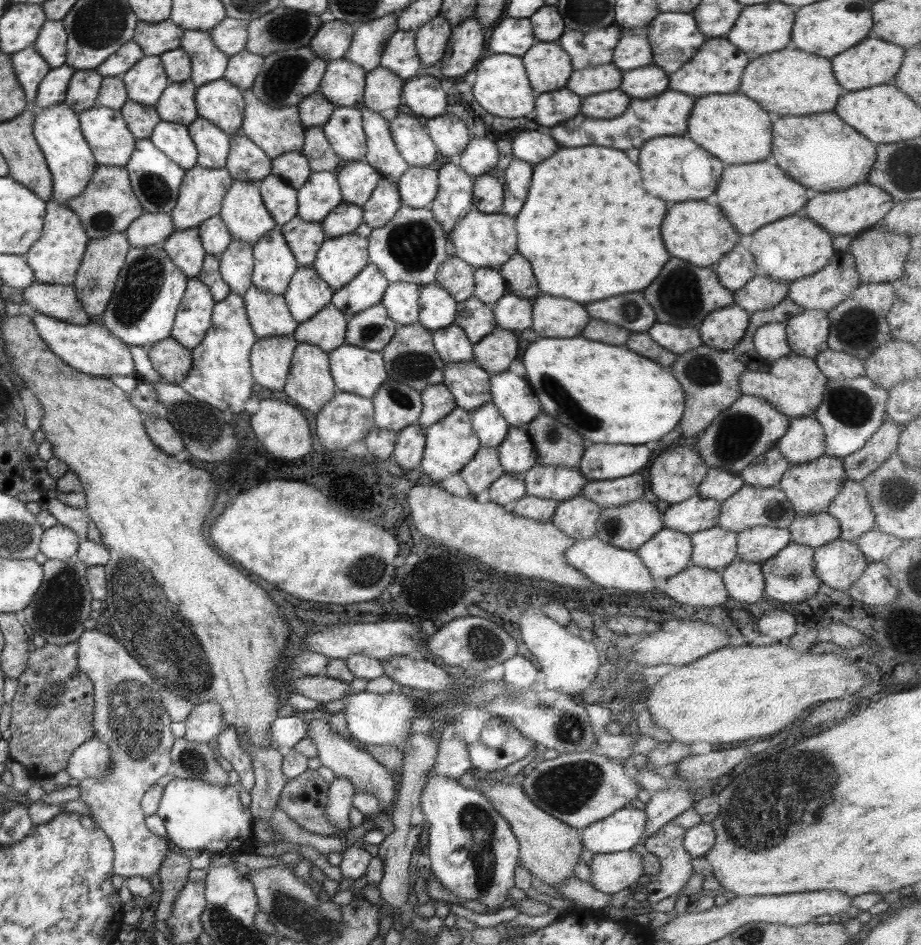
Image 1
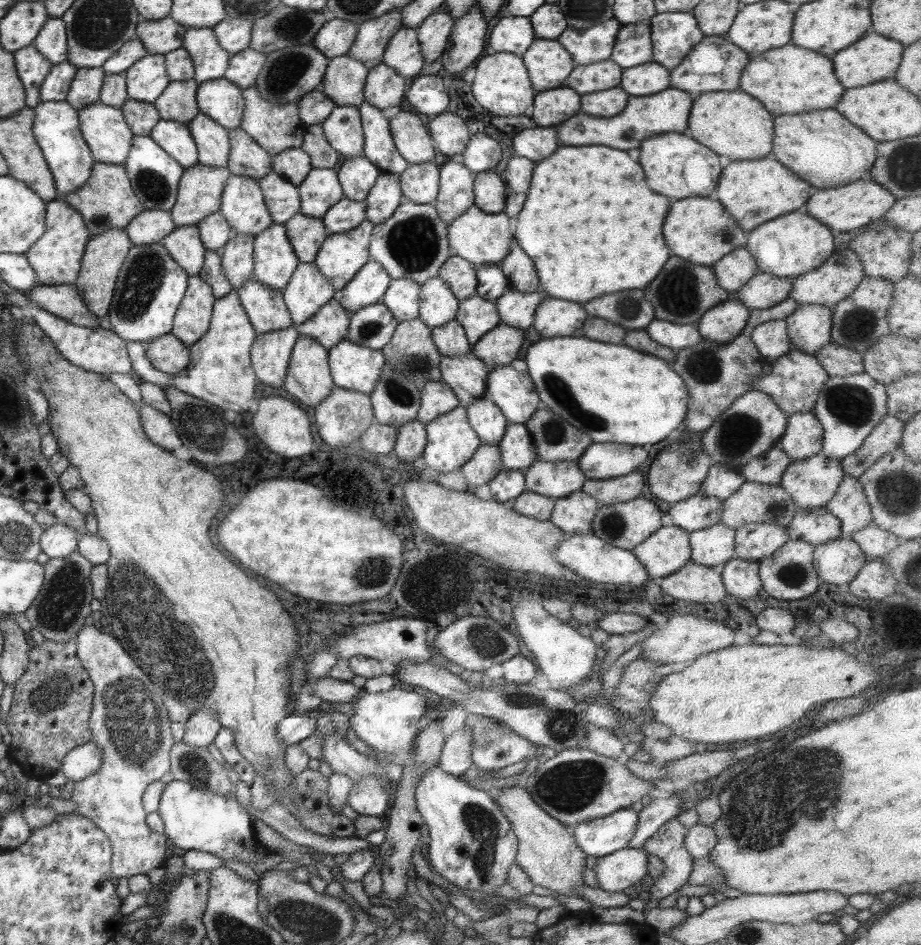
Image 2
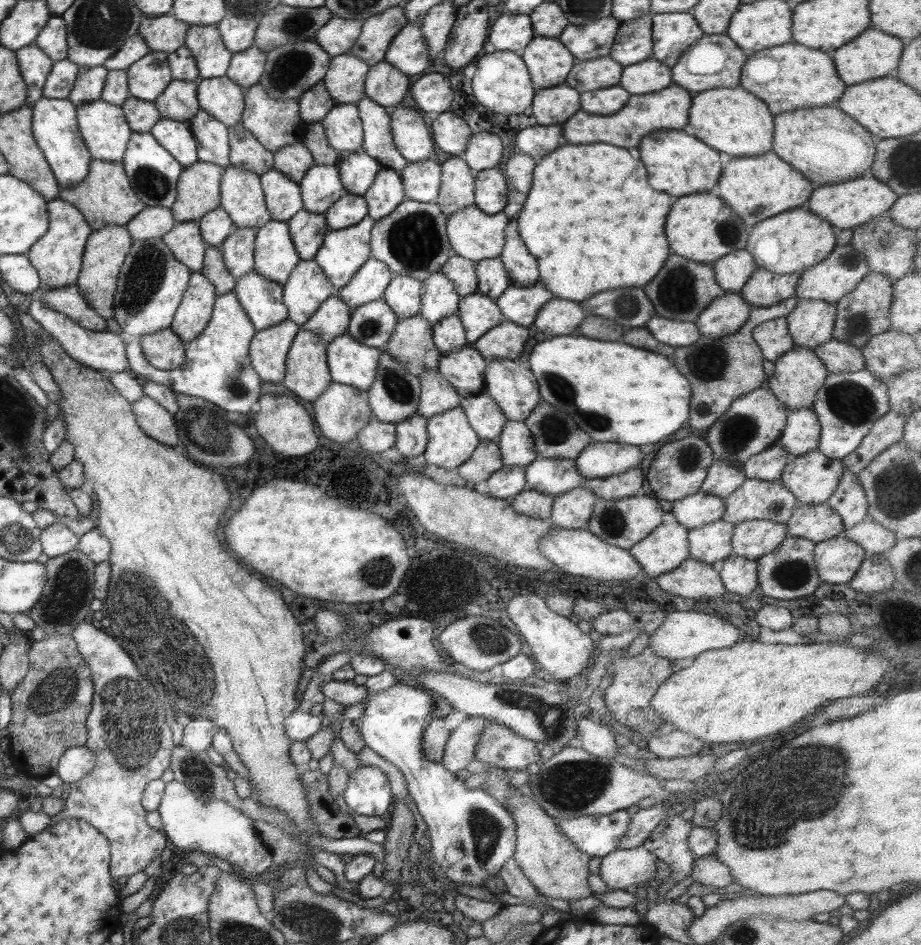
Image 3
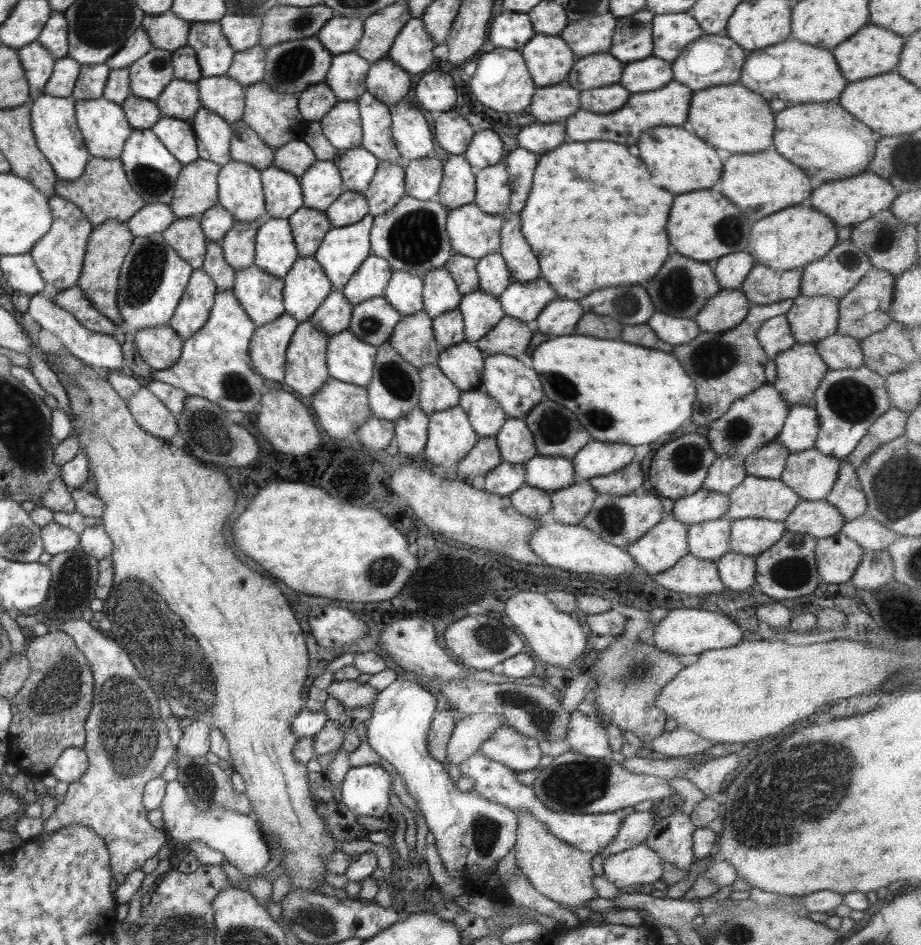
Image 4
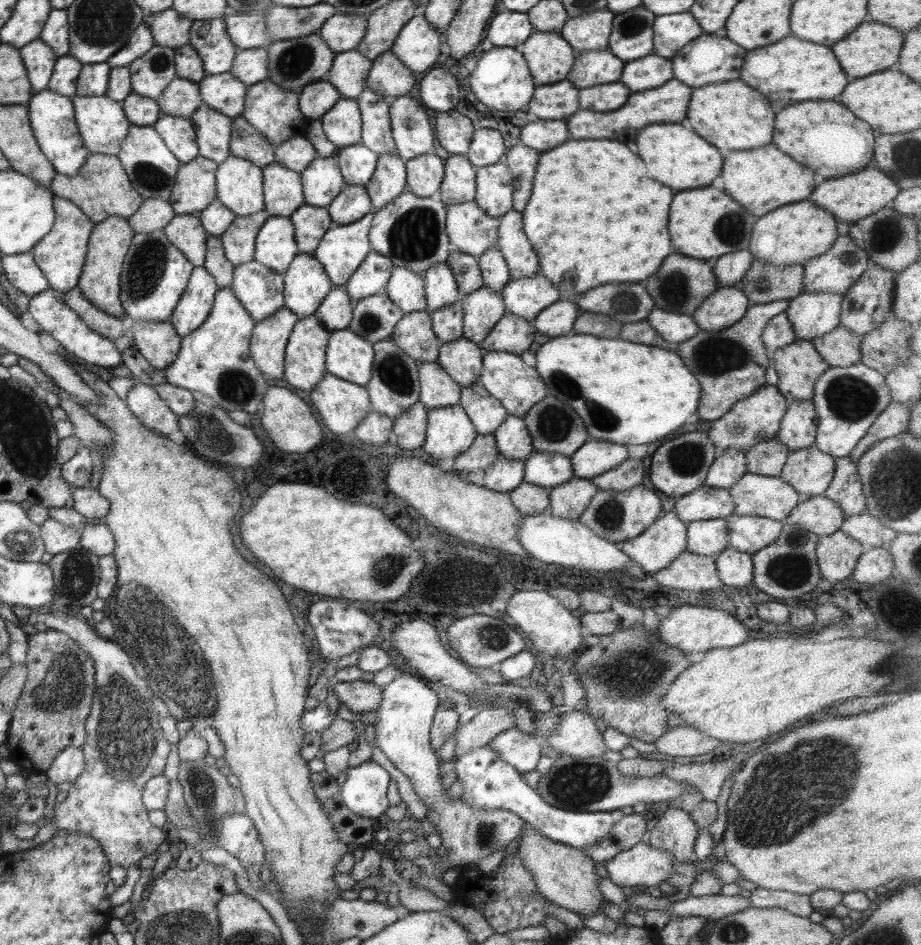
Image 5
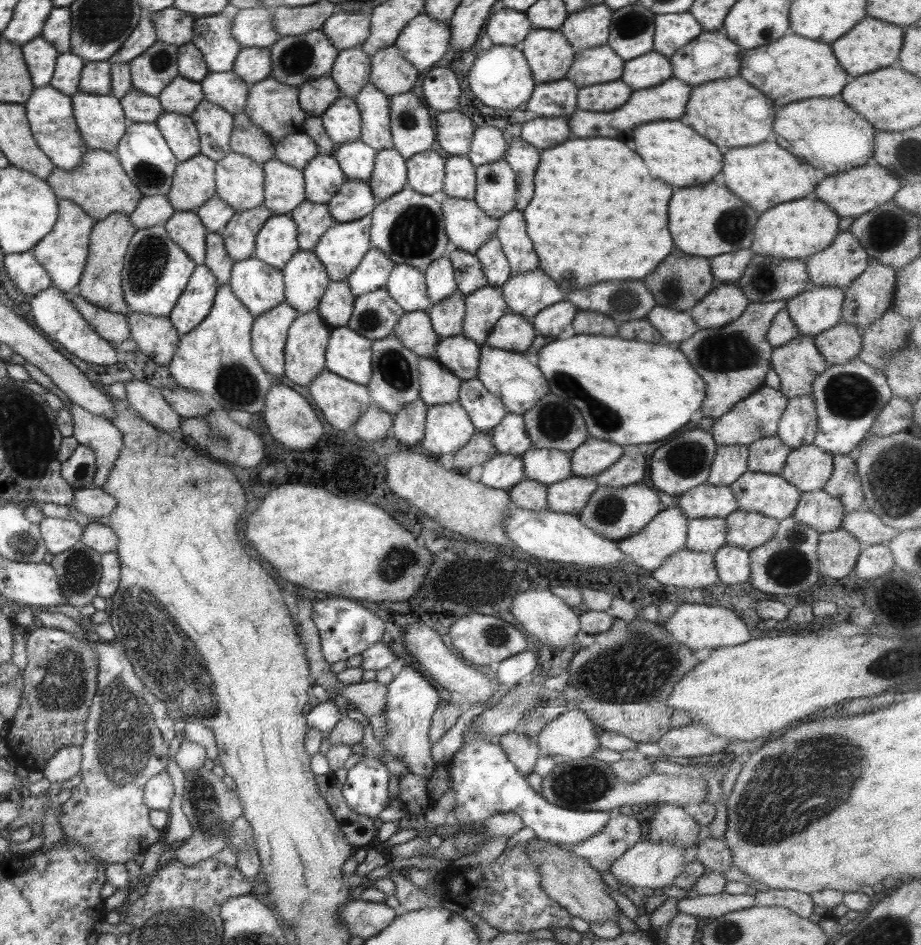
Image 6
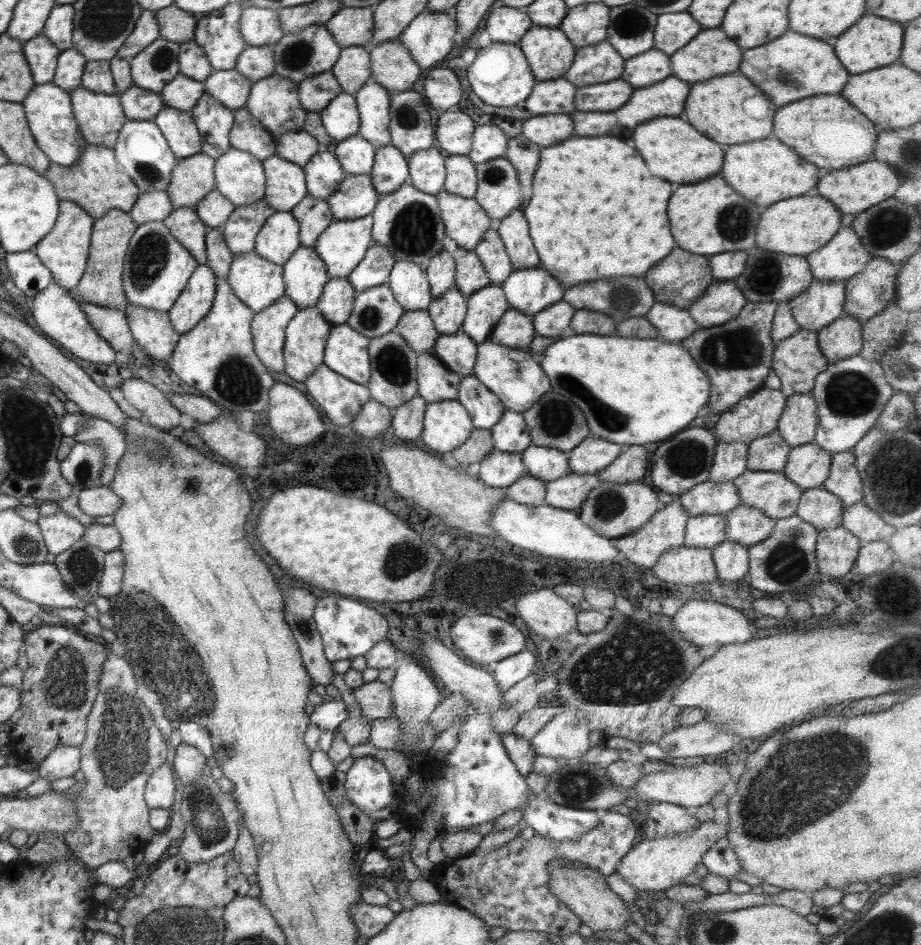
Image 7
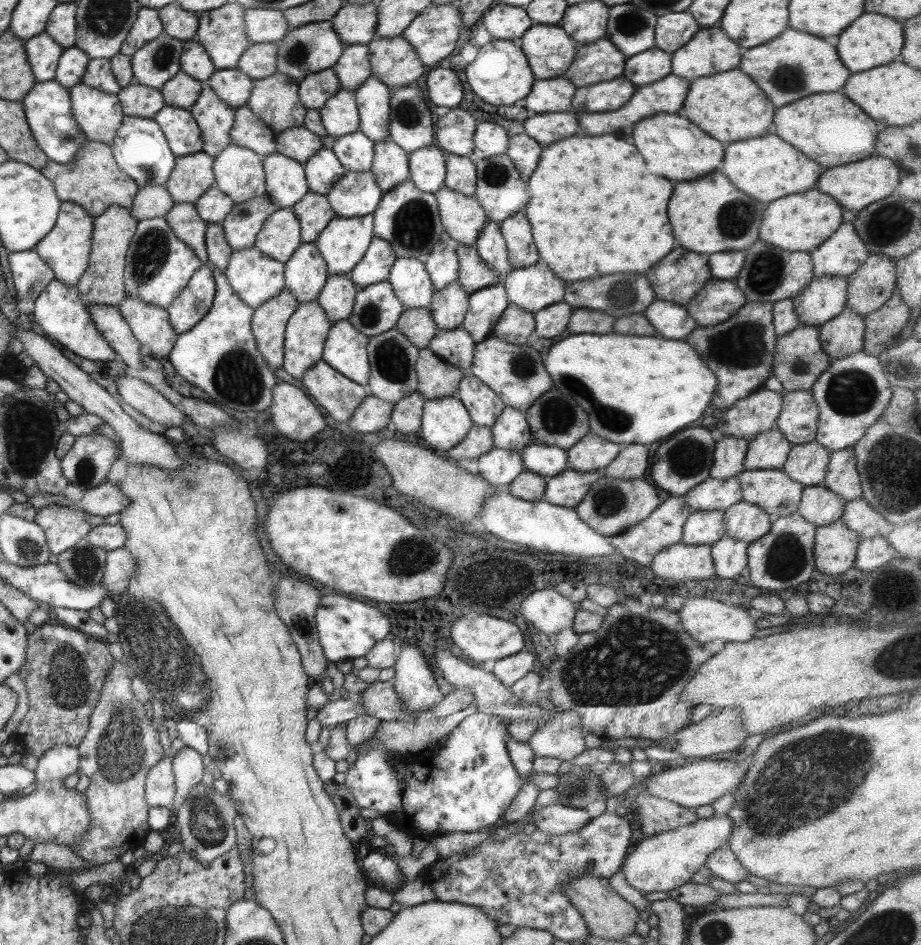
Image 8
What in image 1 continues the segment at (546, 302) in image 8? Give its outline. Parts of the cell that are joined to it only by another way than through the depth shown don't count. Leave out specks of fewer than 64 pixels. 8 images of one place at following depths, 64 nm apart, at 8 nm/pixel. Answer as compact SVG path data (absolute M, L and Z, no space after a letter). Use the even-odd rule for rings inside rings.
M505 293L495 301L491 311L495 316L496 328L519 333L531 326L531 306L533 298L519 298L511 293Z

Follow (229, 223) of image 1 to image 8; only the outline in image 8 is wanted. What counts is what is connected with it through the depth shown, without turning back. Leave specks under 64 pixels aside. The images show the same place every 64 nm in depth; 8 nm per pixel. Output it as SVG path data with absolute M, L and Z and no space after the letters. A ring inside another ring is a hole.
M229 143L213 159L214 182L234 203L264 194L262 159L253 151Z

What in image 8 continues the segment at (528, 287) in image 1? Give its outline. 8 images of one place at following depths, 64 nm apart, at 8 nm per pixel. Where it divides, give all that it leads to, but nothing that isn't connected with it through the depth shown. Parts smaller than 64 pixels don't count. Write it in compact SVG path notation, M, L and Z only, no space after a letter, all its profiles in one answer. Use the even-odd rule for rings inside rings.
M524 211L509 215L498 228L503 235L508 262L511 262L512 268L533 265L539 260L534 242L531 242L531 230Z

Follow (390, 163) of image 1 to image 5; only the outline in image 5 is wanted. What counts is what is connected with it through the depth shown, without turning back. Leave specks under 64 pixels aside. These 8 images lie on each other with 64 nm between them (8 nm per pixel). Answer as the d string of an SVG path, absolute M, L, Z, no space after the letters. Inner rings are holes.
M365 89L361 91L356 101L360 112L362 128L360 143L365 145L365 147L371 150L371 152L374 152L377 156L385 153L397 155L390 127L390 116L388 113L389 99L385 99L383 96L379 96L373 93L373 91Z

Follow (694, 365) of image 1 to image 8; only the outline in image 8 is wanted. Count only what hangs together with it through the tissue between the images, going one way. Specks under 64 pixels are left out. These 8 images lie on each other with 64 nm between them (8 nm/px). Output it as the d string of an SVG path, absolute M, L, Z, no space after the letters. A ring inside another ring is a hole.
M747 301L727 320L715 326L697 326L685 338L685 342L695 348L695 352L703 358L705 367L717 379L709 404L719 413L728 409L736 400L759 390L771 374L776 345L772 310L771 302Z

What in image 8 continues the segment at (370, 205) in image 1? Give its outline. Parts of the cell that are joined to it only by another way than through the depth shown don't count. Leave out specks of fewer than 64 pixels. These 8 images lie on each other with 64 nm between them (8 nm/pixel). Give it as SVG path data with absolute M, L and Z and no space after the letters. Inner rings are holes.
M388 136L373 145L374 155L370 173L381 192L387 192L408 179L408 154Z

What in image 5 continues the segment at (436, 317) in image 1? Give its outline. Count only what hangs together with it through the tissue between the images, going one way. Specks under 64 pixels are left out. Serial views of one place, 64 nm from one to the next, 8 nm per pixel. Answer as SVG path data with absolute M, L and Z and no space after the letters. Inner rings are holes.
M445 261L431 265L423 272L425 312L433 313L434 310L441 309L459 301L462 295L457 290L455 279L451 269Z

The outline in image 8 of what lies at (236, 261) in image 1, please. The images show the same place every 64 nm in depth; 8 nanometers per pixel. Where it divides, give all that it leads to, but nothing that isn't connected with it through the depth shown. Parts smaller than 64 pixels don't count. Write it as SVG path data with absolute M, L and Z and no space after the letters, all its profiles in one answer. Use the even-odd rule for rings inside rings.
M266 194L233 203L229 214L219 224L231 250L253 247L255 237L263 227L266 218L277 209L278 206L275 206Z

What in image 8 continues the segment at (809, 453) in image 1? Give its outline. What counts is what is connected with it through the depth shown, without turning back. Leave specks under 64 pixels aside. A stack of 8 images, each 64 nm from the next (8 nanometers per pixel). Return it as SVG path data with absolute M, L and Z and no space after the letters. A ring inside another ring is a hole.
M809 390L782 392L775 428L791 444L812 442L816 436L818 408Z

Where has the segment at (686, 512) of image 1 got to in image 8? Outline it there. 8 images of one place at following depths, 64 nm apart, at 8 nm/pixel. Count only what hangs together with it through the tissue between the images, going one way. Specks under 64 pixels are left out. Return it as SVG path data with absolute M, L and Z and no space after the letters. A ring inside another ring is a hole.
M707 477L684 494L686 506L695 511L725 511L729 506L742 501L739 481L736 477L714 479Z

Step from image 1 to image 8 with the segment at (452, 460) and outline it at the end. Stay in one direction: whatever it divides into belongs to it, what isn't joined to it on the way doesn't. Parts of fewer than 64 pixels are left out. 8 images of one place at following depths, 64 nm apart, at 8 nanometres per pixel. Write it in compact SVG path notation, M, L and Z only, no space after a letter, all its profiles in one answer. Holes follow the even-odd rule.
M457 396L429 399L423 403L419 440L425 442L432 451L447 451L463 440L471 426L473 423L469 413Z

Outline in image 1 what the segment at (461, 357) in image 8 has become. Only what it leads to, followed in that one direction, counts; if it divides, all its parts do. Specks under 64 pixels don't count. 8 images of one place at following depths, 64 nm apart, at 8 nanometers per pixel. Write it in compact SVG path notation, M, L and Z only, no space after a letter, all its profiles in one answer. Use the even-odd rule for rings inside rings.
M473 360L458 363L444 363L443 365L442 383L453 395L456 406L467 412L471 412L473 409L477 409L477 407L491 401L489 377L485 370L481 369Z

